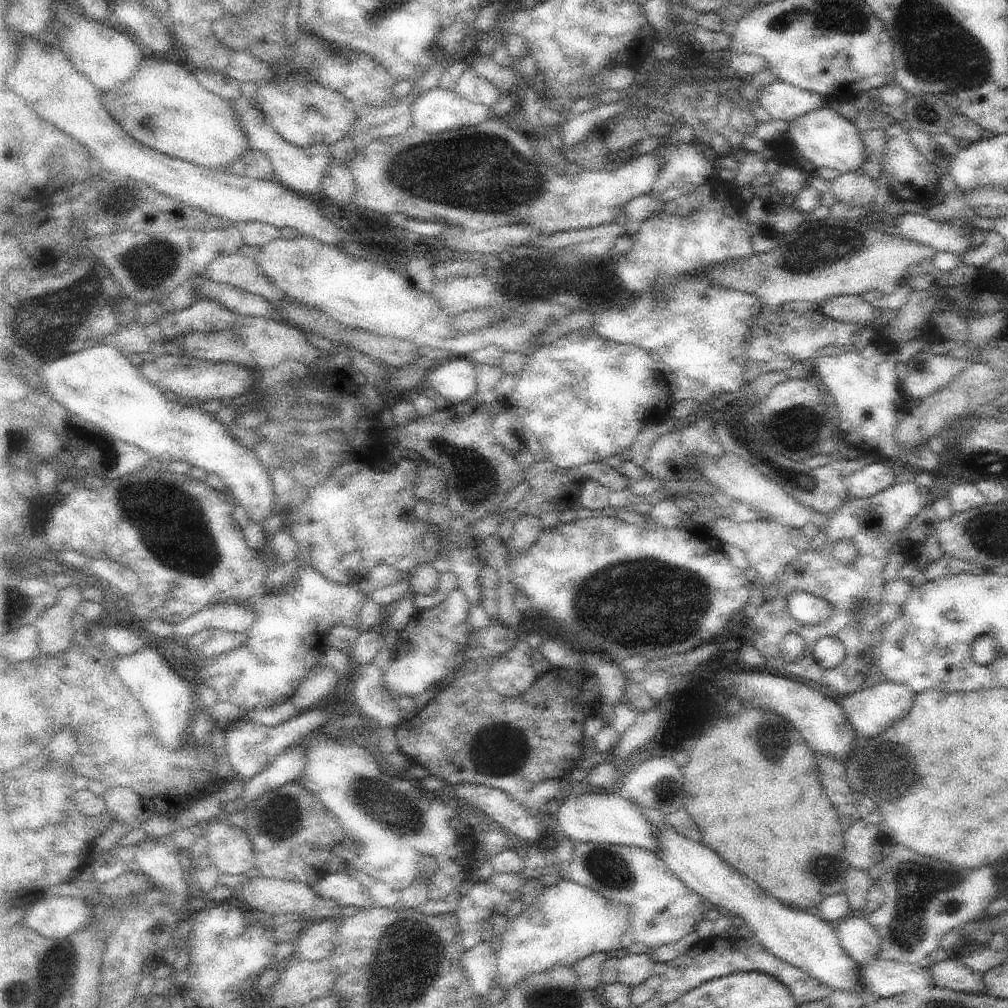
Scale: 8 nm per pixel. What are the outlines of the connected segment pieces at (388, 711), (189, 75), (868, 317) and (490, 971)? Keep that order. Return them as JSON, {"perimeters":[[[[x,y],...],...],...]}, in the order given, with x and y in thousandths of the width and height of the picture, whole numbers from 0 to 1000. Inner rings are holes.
{"perimeters":[[[[369,656],[351,677],[351,682],[348,684],[349,690],[357,704],[364,711],[371,713],[376,719],[382,720],[385,725],[391,725],[400,715],[400,712],[398,711],[398,704],[394,699],[393,693],[380,682],[379,674],[381,668],[381,664],[372,656]]],[[[143,55],[136,72],[103,93],[102,104],[133,139],[168,156],[178,157],[194,165],[223,169],[248,148],[247,138],[235,120],[231,102],[218,97],[197,82],[192,73],[174,58]]],[[[833,293],[810,302],[816,313],[838,320],[860,323],[874,309],[862,302],[855,293]]],[[[478,935],[461,942],[457,956],[461,960],[470,984],[485,996],[486,979],[494,975],[492,943],[487,936]]]]}

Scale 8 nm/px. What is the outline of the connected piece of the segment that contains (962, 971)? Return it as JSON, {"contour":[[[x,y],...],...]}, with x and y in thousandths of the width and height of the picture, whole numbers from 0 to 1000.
{"contour":[[[945,945],[938,952],[922,954],[922,961],[927,977],[960,986],[978,985],[975,967],[953,957]]]}

